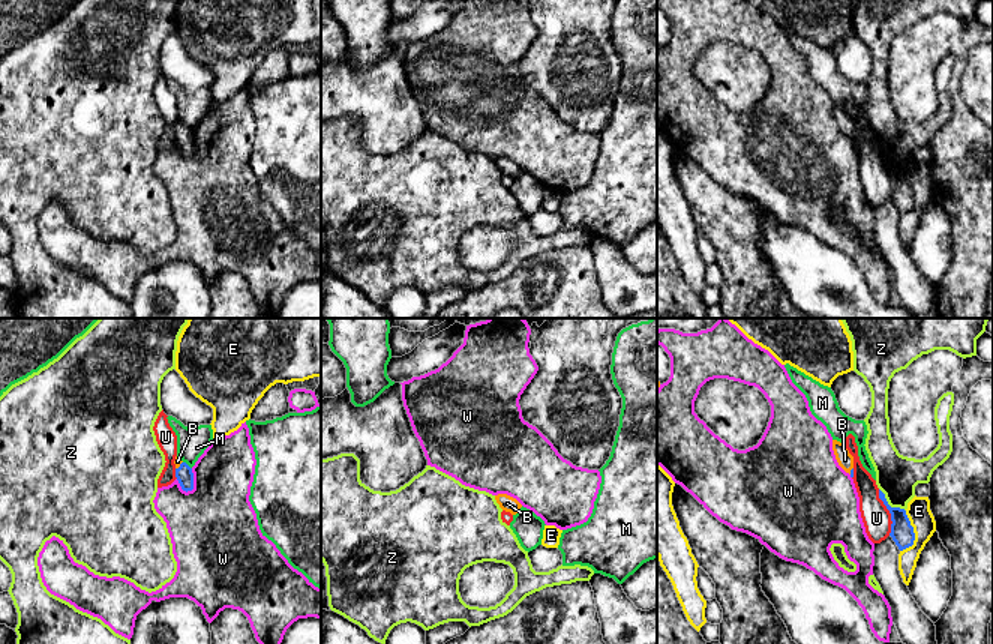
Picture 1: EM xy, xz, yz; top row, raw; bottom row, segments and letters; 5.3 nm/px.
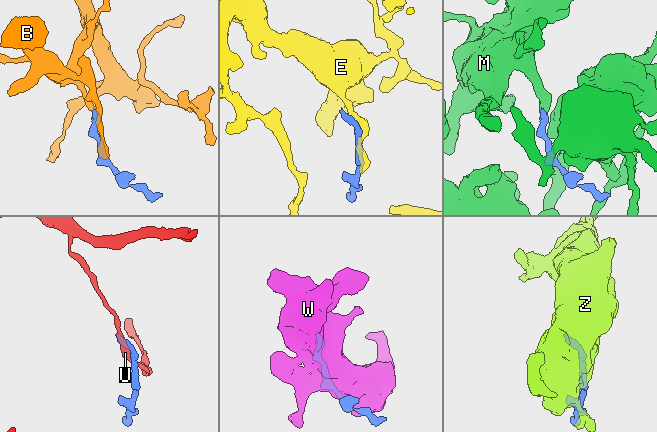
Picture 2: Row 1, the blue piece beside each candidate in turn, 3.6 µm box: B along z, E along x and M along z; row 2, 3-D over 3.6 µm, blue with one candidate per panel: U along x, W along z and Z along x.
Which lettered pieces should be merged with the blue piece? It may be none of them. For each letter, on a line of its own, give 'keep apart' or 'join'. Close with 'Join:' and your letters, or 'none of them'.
B: join
E: keep apart
M: keep apart
U: keep apart
W: keep apart
Z: keep apart
Join: B

